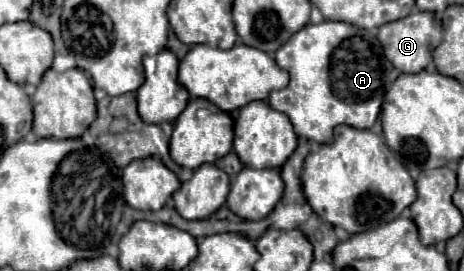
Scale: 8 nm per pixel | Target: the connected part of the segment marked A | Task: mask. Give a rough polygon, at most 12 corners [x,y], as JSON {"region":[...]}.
{"region":[[308,23],[276,51],[270,107],[330,143],[370,129],[390,67],[368,31]]}

